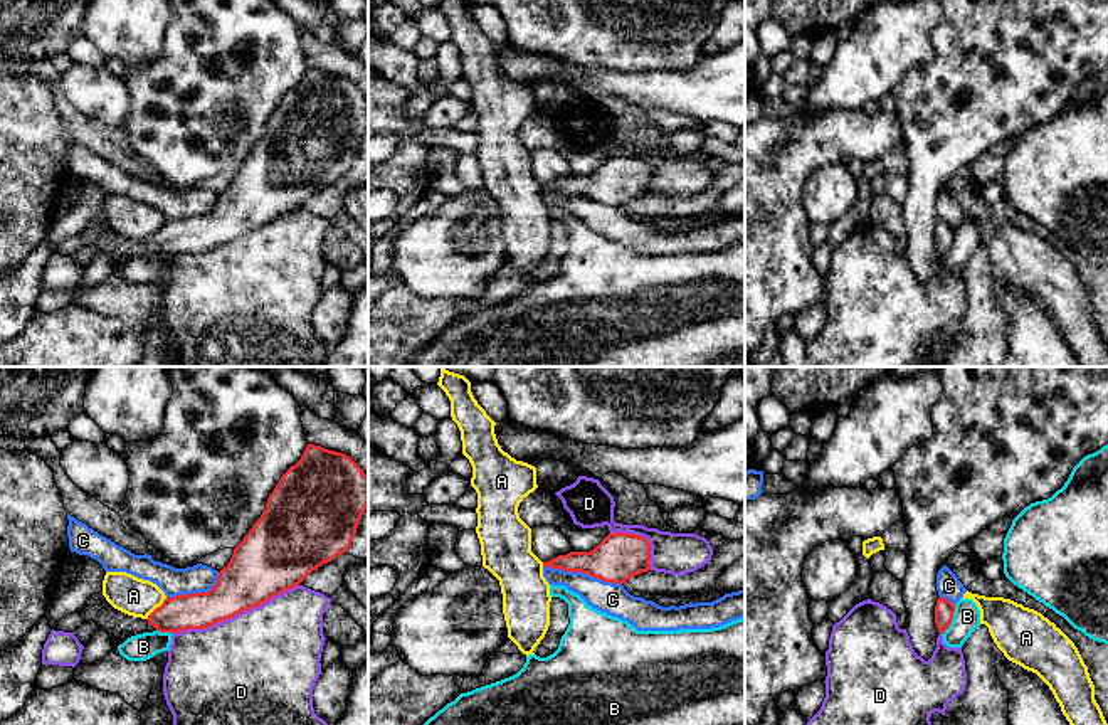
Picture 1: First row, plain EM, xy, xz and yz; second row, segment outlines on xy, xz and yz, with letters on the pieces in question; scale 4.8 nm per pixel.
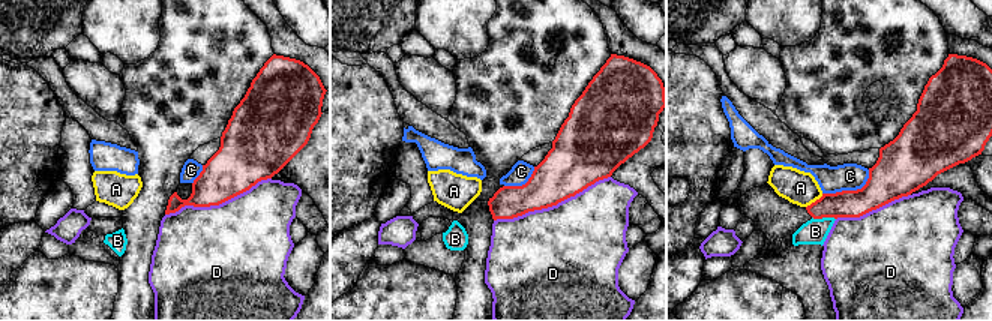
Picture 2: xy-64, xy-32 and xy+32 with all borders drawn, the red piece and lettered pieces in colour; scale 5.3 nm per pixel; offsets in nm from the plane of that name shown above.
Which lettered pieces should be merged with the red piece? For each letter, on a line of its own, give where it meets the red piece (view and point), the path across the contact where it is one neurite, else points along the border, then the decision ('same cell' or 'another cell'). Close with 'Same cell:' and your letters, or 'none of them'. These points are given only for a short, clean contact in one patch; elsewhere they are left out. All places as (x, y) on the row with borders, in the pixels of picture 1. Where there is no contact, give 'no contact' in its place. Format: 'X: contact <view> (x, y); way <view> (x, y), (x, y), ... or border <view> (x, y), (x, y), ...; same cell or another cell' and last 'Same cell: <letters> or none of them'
A: contact xy (155, 609); border xy (167, 597), (147, 619); another cell
B: contact yz (952, 619); another cell
C: contact xz (582, 572); border xz (543, 566), (580, 571), (621, 584); another cell
D: contact xy (234, 614); another cell
Same cell: none of them

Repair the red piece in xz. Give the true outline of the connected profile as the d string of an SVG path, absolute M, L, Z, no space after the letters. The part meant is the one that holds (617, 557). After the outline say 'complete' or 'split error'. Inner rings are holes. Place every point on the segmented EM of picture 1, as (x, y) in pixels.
M609 533L590 552L558 555L543 567L582 572L612 584L625 584L631 577L651 570L651 545L634 533Z; complete

